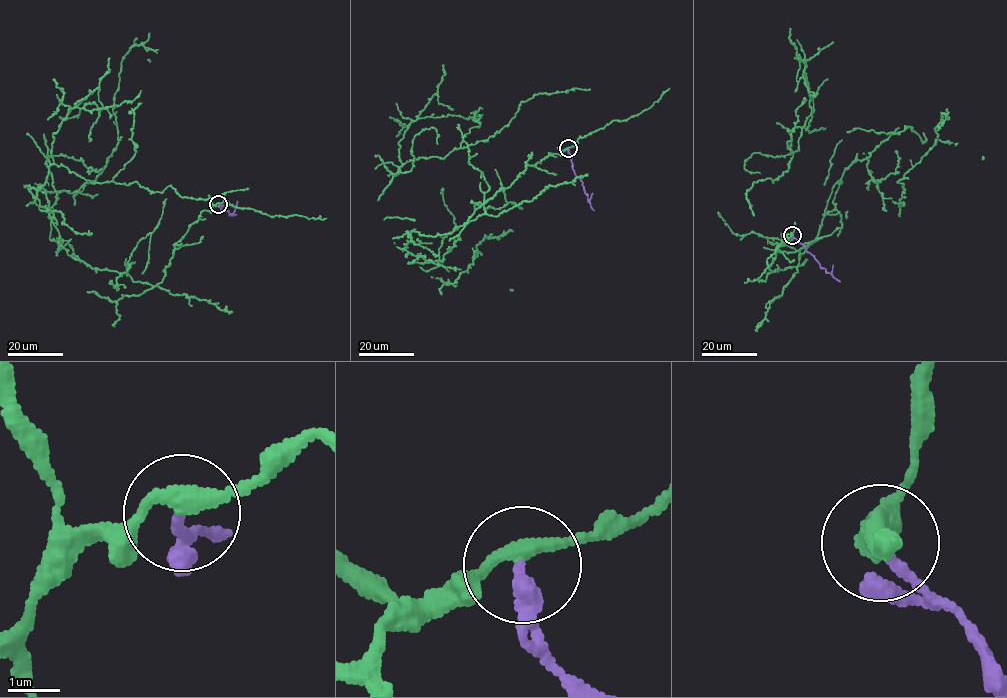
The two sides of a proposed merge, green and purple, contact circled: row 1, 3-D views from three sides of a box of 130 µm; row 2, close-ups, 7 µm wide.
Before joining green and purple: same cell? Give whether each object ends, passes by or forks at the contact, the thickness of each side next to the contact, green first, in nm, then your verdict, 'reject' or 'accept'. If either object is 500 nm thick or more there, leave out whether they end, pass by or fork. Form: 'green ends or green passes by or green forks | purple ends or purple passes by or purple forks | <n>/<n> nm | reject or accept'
green passes by | purple ends | 280/180 nm | reject

